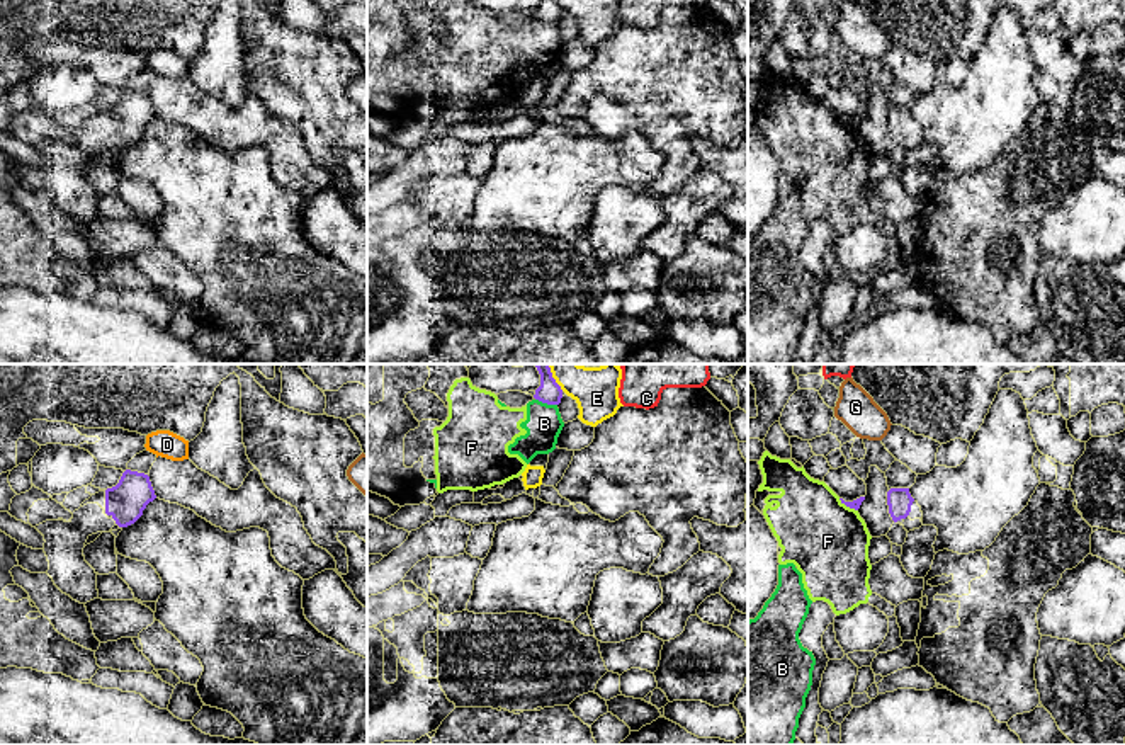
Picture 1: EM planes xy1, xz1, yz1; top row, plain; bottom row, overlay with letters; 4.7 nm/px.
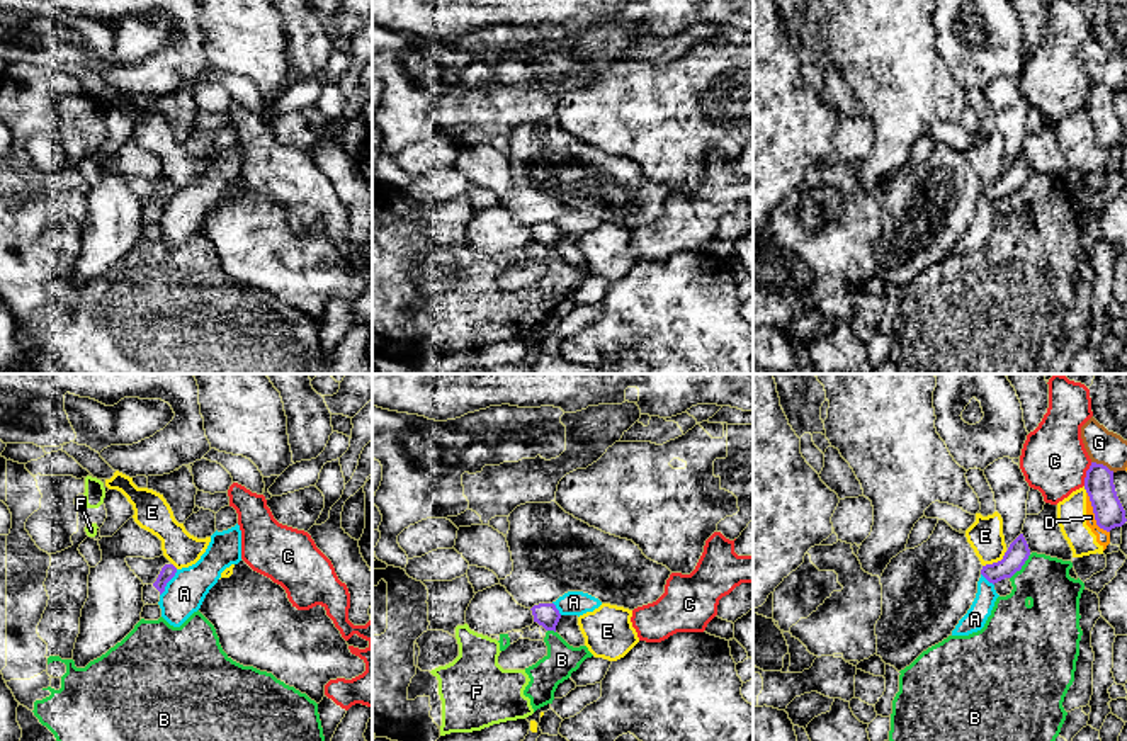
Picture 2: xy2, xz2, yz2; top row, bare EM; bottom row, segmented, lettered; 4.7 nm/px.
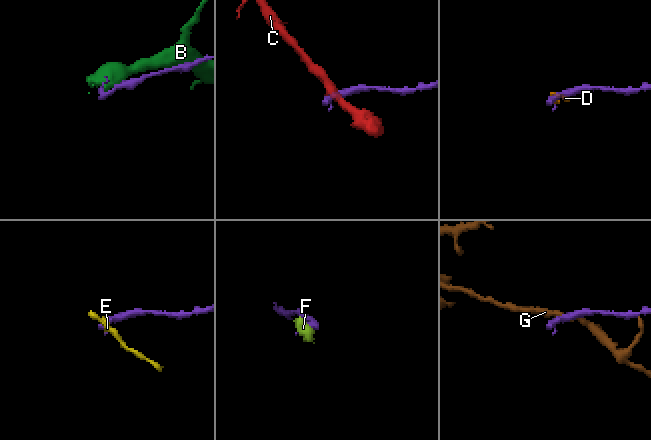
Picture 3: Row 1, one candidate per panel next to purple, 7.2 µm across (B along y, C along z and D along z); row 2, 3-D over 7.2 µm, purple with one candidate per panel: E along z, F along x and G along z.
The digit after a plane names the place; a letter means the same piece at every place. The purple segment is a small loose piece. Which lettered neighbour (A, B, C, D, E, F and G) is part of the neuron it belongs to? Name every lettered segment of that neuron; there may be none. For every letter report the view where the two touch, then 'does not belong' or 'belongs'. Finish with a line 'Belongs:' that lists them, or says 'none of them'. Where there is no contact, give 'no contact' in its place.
A: contact in xy2; does not belong
B: contact in yz2; does not belong
C: contact in yz2; does not belong
D: contact in yz2; does not belong
E: contact in yz2; does not belong
F: contact in yz1; does not belong
G: contact in yz2; does not belong
Belongs: none of them

